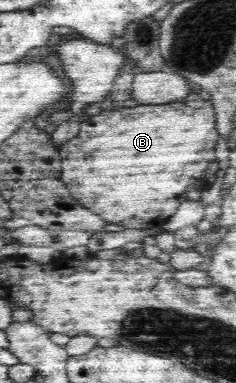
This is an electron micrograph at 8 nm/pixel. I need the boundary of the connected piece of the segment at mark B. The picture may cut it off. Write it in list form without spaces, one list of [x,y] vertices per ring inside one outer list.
[[[190,91],[186,98],[166,104],[101,111],[81,122],[78,136],[59,148],[59,179],[79,204],[98,213],[98,216],[110,224],[126,226],[126,229],[130,226],[142,229],[144,224],[163,222],[186,200],[186,186],[200,184],[204,170],[216,158],[216,140],[220,135],[214,124],[215,112],[211,101],[202,99],[194,91]]]

